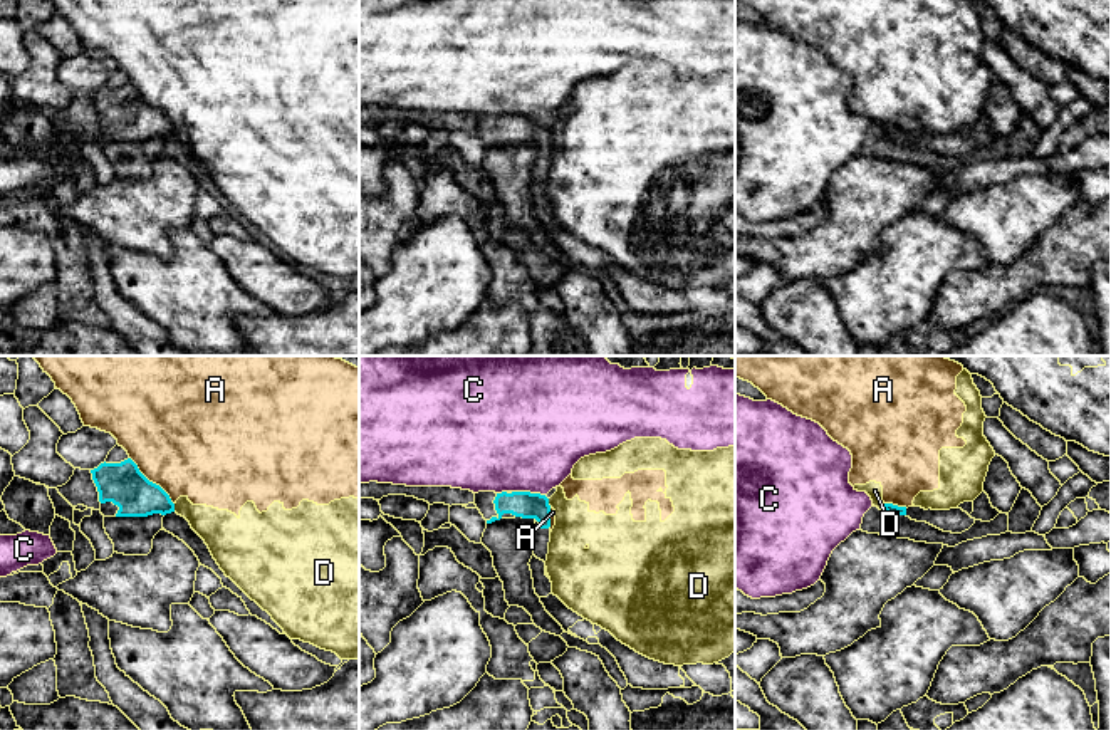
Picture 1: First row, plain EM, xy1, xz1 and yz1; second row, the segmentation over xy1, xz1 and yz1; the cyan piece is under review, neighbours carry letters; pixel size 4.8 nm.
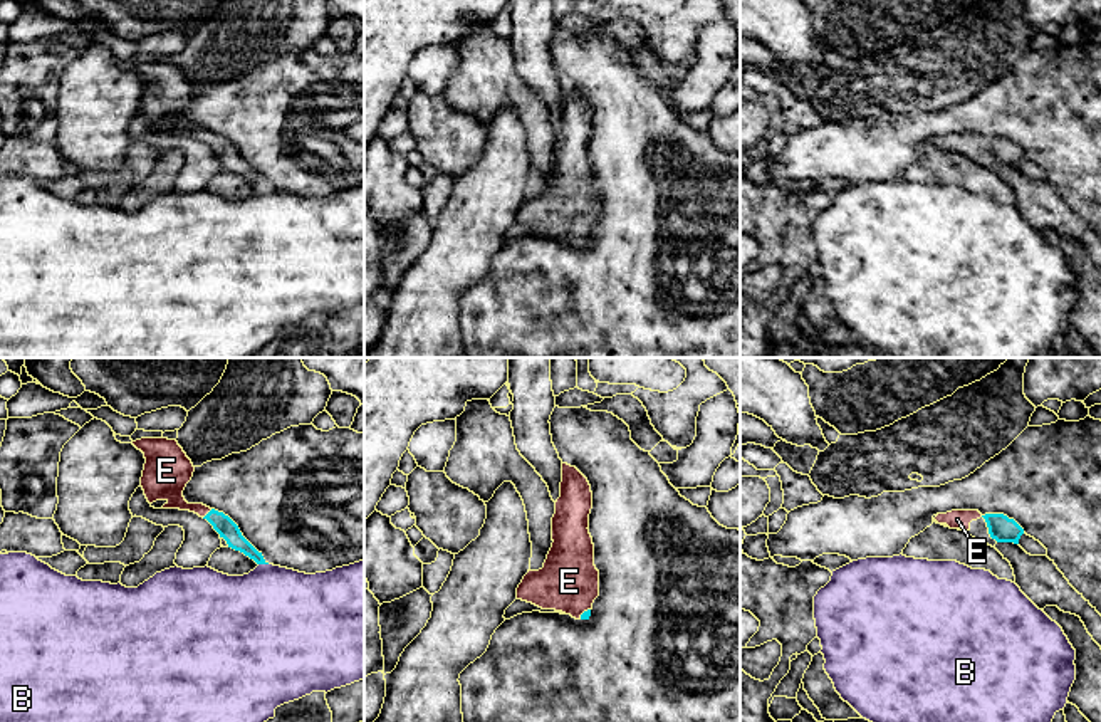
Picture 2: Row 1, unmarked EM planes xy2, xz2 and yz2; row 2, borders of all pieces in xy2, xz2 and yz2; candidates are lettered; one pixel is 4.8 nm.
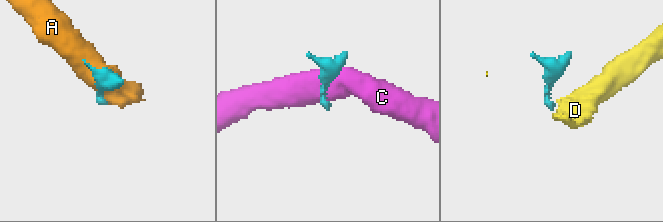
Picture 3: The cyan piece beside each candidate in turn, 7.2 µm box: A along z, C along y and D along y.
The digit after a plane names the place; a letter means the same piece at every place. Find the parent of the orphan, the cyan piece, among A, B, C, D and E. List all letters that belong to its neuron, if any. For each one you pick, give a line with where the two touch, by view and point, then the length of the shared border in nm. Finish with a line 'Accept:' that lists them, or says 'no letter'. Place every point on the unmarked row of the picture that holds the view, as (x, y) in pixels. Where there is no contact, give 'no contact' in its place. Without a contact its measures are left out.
E: contact xy2 (207, 138); length 60 nm
Accept: E

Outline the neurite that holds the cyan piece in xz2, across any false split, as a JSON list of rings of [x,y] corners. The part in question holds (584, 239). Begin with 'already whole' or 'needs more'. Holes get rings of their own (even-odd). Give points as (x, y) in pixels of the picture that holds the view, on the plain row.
needs more; [[[562,87],[561,121],[552,141],[552,171],[544,191],[524,200],[517,223],[542,233],[556,233],[576,243],[589,243],[599,220],[599,195],[589,158],[592,116],[587,102]]]

